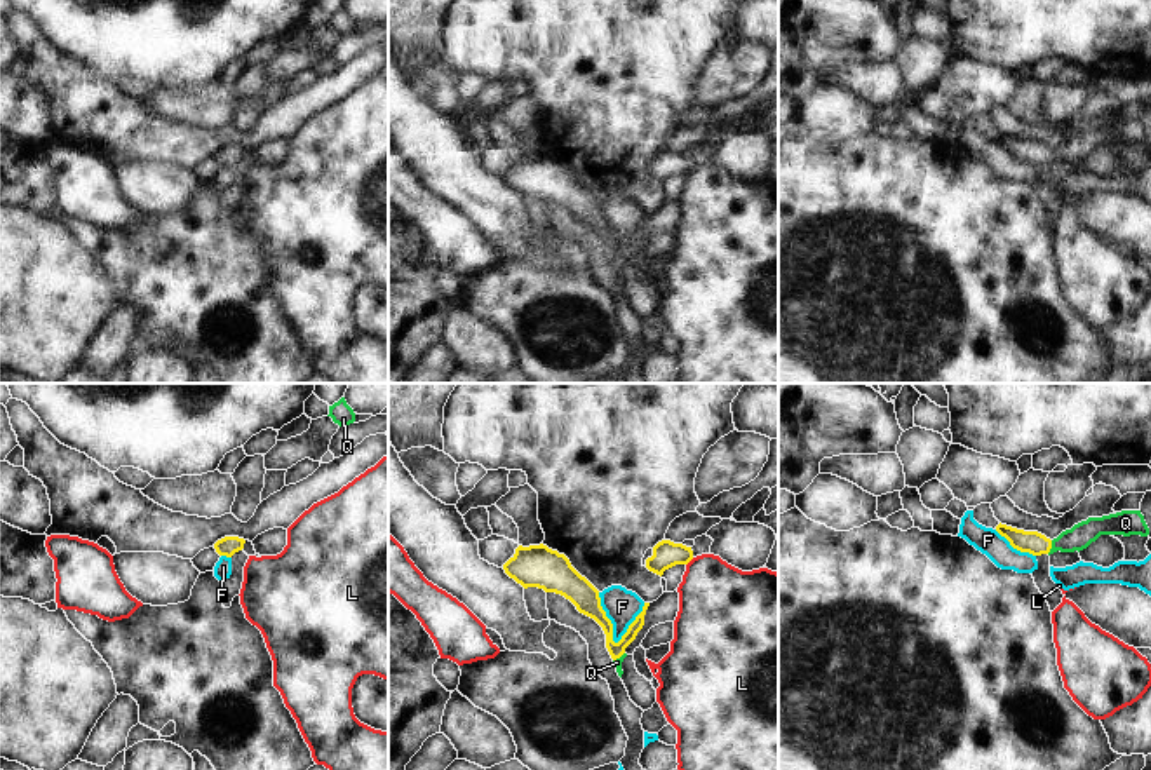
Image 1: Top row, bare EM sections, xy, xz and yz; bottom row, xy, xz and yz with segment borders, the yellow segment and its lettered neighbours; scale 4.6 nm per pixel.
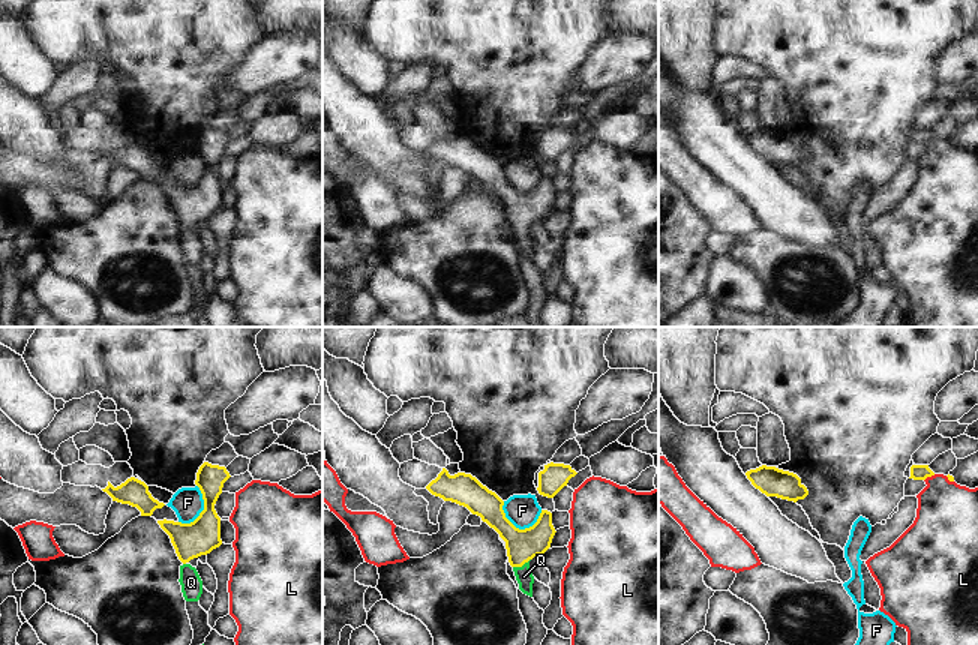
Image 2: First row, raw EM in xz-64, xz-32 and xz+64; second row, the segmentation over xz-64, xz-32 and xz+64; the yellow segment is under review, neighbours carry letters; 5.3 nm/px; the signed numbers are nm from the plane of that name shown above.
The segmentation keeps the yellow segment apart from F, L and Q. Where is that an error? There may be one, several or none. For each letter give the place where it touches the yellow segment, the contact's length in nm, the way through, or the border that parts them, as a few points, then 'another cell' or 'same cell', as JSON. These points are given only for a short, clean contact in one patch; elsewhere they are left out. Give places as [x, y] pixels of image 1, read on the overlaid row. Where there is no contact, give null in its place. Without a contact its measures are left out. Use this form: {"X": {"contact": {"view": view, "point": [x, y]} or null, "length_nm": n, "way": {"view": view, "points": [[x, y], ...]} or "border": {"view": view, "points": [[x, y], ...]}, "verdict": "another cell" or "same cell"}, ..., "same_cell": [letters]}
{"F": {"contact": {"view": "xz", "point": [608, 619]}, "length_nm": 260, "border": {"view": "xz", "points": [[598, 593], [599, 605], [612, 624], [612, 638], [617, 643]]}, "verdict": "another cell"}, "L": {"contact": {"view": "xz", "point": [690, 560]}, "length_nm": 50, "border": {"view": "xz", "points": [[693, 558], [686, 565]]}, "verdict": "another cell"}, "Q": {"contact": {"view": "yz", "point": [1050, 547]}, "length_nm": 70, "way": {"view": "yz", "points": [[1033, 542], [1050, 547], [1083, 533]]}, "verdict": "same cell"}, "same_cell": ["Q"]}

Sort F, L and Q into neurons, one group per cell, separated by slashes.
F / L / Q

